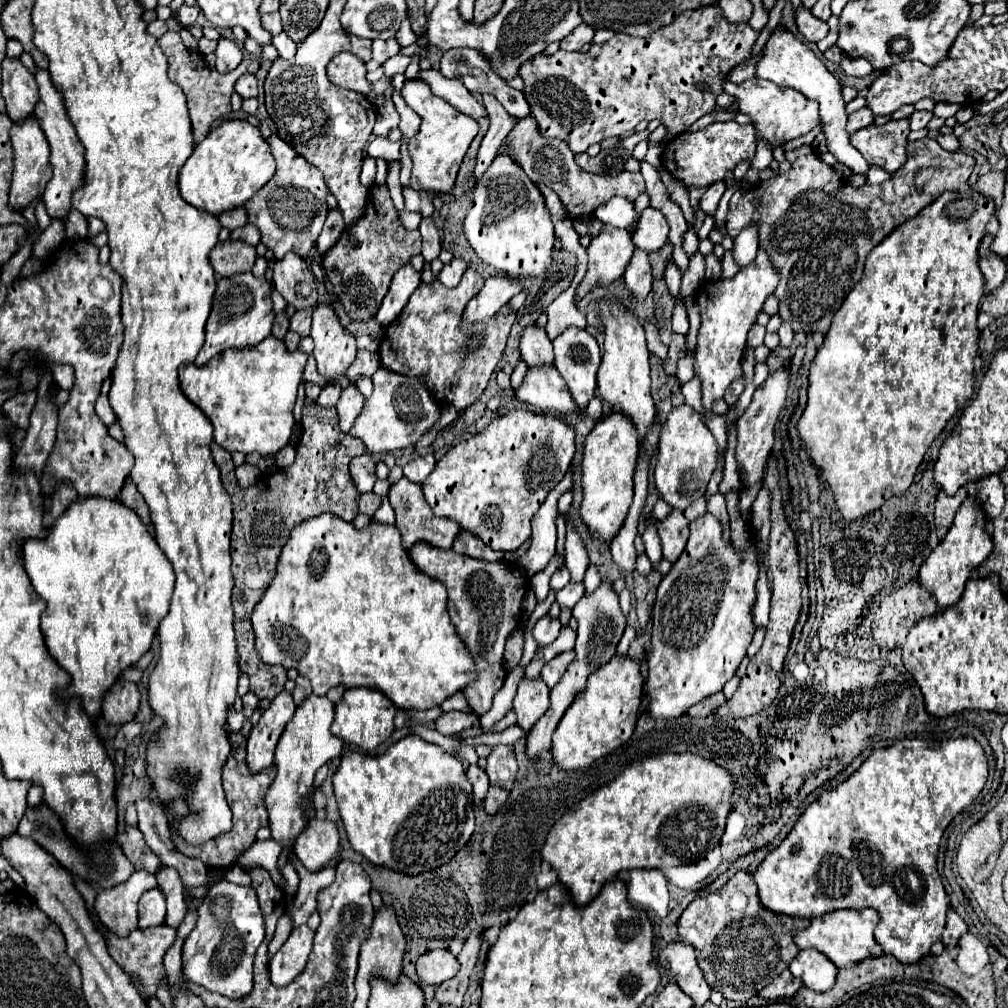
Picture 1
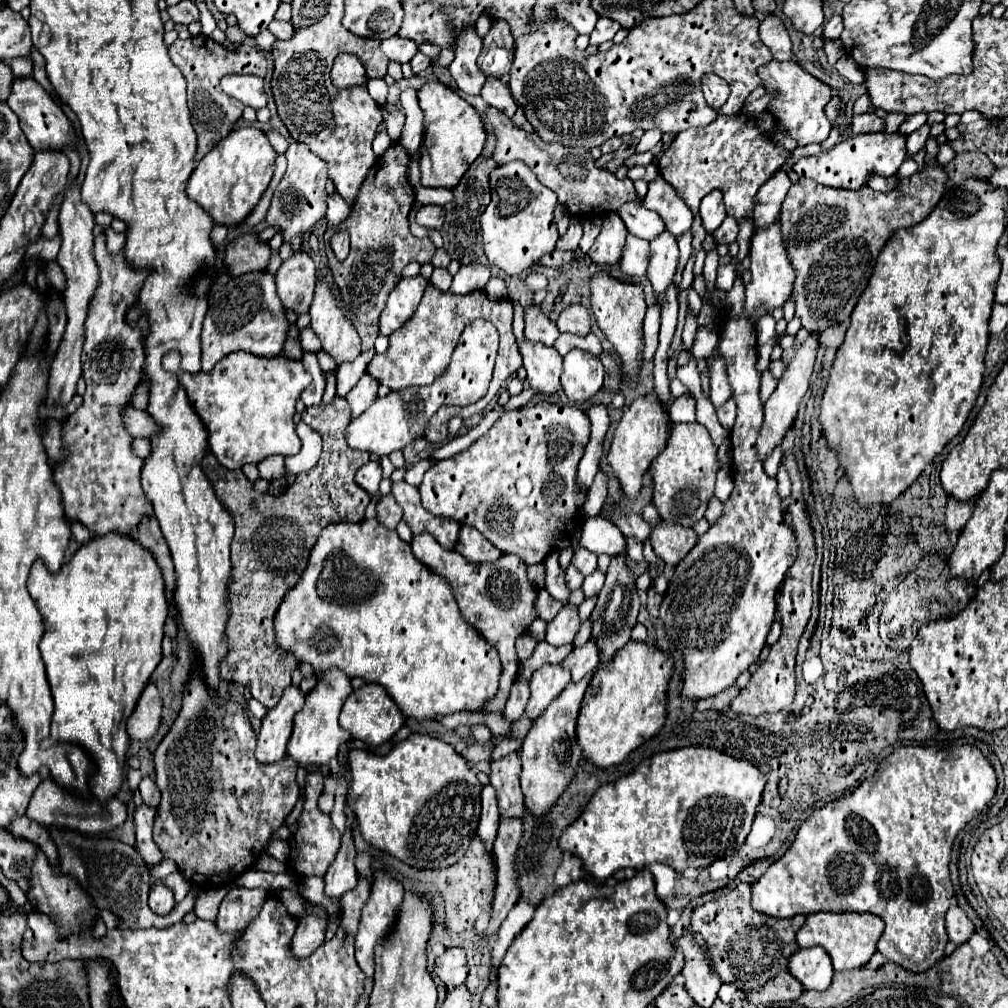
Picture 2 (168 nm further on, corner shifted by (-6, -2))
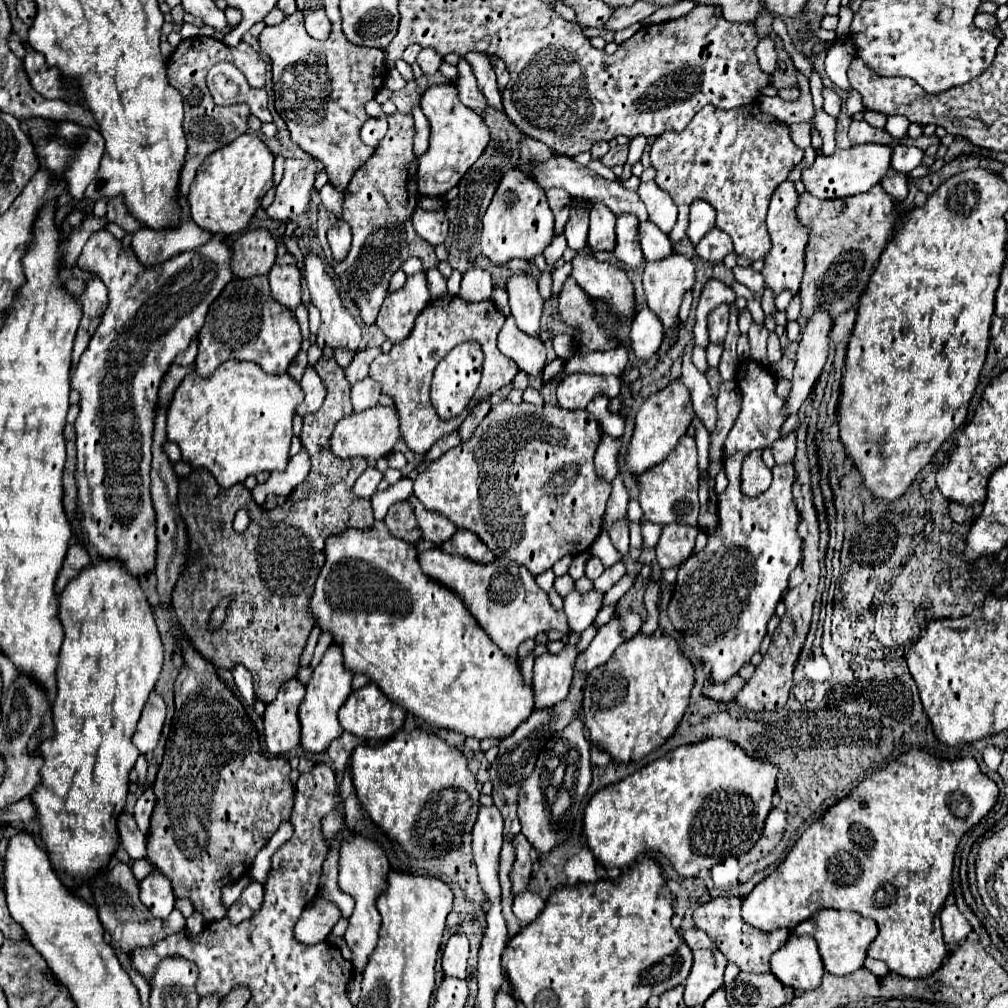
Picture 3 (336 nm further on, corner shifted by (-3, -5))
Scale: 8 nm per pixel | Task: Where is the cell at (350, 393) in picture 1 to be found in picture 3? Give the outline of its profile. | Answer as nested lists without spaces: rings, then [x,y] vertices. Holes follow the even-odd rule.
[[[369,376],[363,378],[361,382],[353,384],[353,390],[351,390],[353,410],[355,410],[355,412],[361,412],[361,410],[367,410],[367,408],[371,408],[371,406],[377,406],[379,396],[381,396],[379,384],[377,384],[373,378],[369,378]]]

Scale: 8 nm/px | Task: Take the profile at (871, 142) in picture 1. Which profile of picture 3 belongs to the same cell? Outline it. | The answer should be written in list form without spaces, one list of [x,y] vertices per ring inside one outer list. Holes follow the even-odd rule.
[[[851,146],[849,150],[835,152],[831,156],[817,156],[815,164],[807,170],[803,170],[803,184],[805,188],[821,198],[821,200],[833,200],[833,198],[845,198],[869,192],[875,184],[881,182],[885,172],[891,166],[891,148],[887,146]]]

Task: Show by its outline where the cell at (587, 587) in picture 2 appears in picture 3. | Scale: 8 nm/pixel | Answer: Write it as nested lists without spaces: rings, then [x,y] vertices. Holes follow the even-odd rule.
[[[617,562],[617,564],[613,564],[611,568],[607,568],[607,570],[595,580],[595,590],[603,590],[603,592],[607,592],[613,584],[617,584],[617,582],[625,576],[625,572],[627,572],[625,562]]]

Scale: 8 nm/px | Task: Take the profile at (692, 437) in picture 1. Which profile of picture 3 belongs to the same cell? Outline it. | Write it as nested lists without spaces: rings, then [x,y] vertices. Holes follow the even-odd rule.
[[[683,436],[675,450],[657,466],[645,470],[639,478],[639,504],[643,508],[643,520],[653,524],[689,524],[697,526],[699,514],[699,468],[697,468],[697,448],[691,436]]]

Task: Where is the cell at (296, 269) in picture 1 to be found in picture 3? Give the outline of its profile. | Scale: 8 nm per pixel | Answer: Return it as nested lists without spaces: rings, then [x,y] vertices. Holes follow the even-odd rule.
[[[275,264],[269,272],[269,282],[271,282],[271,294],[273,298],[295,310],[301,304],[301,272],[297,266],[279,266]]]

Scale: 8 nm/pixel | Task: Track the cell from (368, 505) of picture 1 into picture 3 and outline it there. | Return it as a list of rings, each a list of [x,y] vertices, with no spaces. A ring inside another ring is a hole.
[[[395,502],[385,516],[385,524],[395,538],[401,538],[409,544],[417,544],[421,540],[421,532],[417,528],[413,506],[407,502]]]

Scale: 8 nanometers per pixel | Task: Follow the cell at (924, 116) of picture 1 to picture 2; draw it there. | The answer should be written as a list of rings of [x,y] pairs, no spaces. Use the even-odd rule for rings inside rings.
[[[926,123],[926,125],[922,125],[920,129],[916,129],[914,133],[908,135],[908,139],[906,139],[908,155],[914,155],[914,153],[918,153],[918,151],[924,147],[924,143],[926,143],[926,139],[928,139],[928,133],[930,133],[930,125]]]

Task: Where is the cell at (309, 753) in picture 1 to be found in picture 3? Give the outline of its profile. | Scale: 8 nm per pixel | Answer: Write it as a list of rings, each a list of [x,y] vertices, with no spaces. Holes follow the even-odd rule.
[[[331,644],[325,650],[317,668],[313,670],[311,680],[307,682],[307,694],[299,708],[299,720],[301,720],[301,728],[303,728],[301,730],[301,746],[305,750],[323,752],[331,744],[331,740],[339,738],[339,734],[343,732],[343,728],[337,720],[337,712],[345,704],[347,696],[351,694],[351,680],[353,680],[353,672],[343,666],[341,646]]]

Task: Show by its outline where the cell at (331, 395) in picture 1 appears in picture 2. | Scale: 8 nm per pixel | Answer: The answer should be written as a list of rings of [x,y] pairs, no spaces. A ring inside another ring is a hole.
[[[374,349],[364,351],[356,361],[344,363],[342,367],[338,367],[338,371],[336,371],[336,381],[338,381],[336,397],[344,397],[358,383],[358,379],[366,373],[366,365],[372,361],[374,353],[376,353]]]

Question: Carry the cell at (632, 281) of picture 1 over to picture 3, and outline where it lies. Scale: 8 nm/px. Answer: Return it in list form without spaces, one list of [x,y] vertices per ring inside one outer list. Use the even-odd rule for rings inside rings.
[[[619,214],[617,224],[615,224],[615,234],[617,234],[617,244],[615,244],[615,258],[621,260],[623,264],[635,268],[637,264],[643,262],[643,252],[639,250],[639,236],[637,236],[637,226],[639,220],[635,214]]]

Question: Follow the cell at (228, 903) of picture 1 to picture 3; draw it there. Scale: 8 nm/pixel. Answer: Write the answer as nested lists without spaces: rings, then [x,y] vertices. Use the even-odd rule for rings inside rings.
[[[251,882],[243,894],[237,898],[237,902],[233,906],[229,906],[227,910],[227,918],[233,922],[233,924],[239,924],[241,920],[247,920],[251,916],[255,916],[259,912],[263,904],[263,886],[259,882]]]

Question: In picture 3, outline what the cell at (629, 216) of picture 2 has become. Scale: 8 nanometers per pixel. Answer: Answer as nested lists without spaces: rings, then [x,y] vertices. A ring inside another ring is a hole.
[[[649,220],[639,224],[639,240],[641,240],[643,258],[647,262],[657,262],[673,254],[673,244],[669,236],[663,234],[657,226],[651,226]]]

